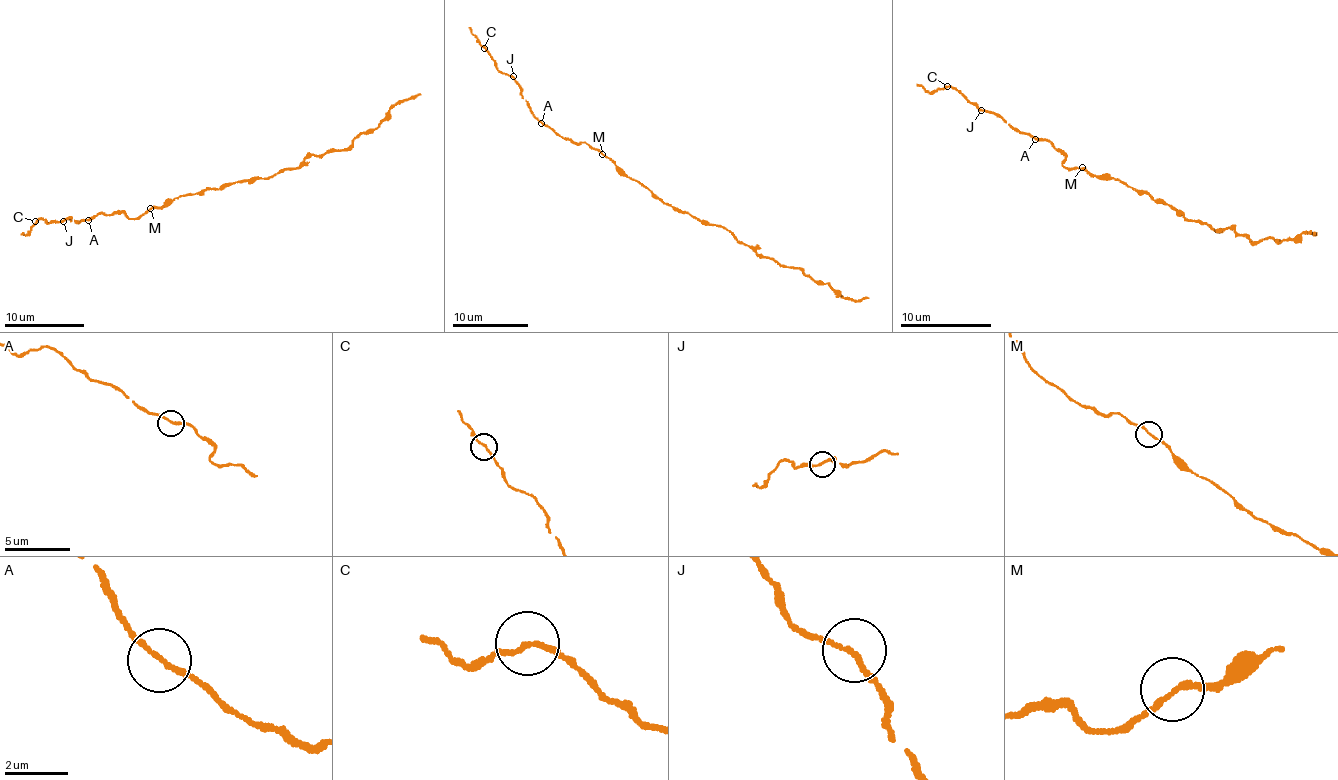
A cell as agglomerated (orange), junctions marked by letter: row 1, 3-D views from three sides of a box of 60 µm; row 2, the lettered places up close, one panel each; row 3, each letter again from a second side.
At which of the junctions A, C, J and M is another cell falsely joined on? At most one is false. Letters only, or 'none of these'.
none of these

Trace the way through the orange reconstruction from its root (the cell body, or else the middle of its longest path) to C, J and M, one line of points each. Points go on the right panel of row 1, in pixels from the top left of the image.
C: (1137, 190), (1103, 174), (1064, 167), (1065, 155), (1047, 140), (1018, 134), (947, 86)
J: (1137, 190), (1103, 174), (1064, 167), (1061, 162), (1065, 155), (1047, 140), (1018, 134), (997, 115), (981, 110)
M: (1137, 190), (1081, 167)

